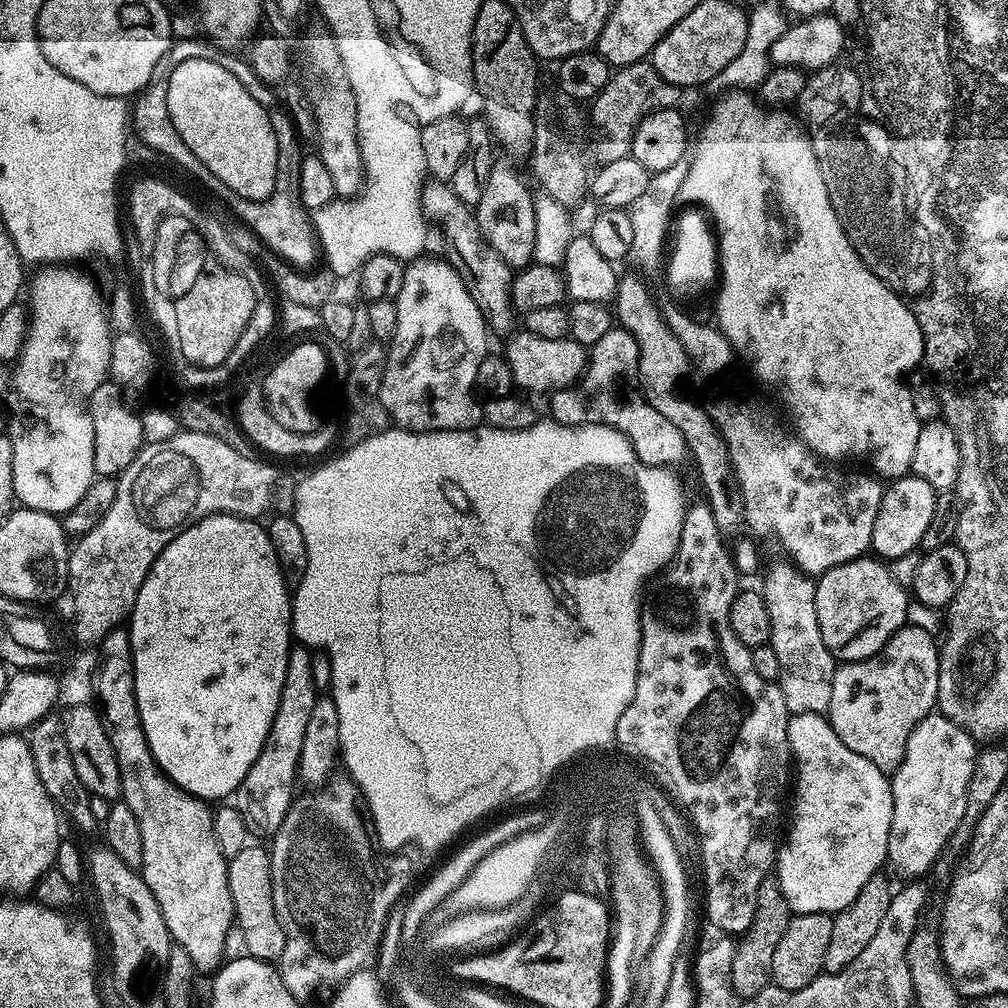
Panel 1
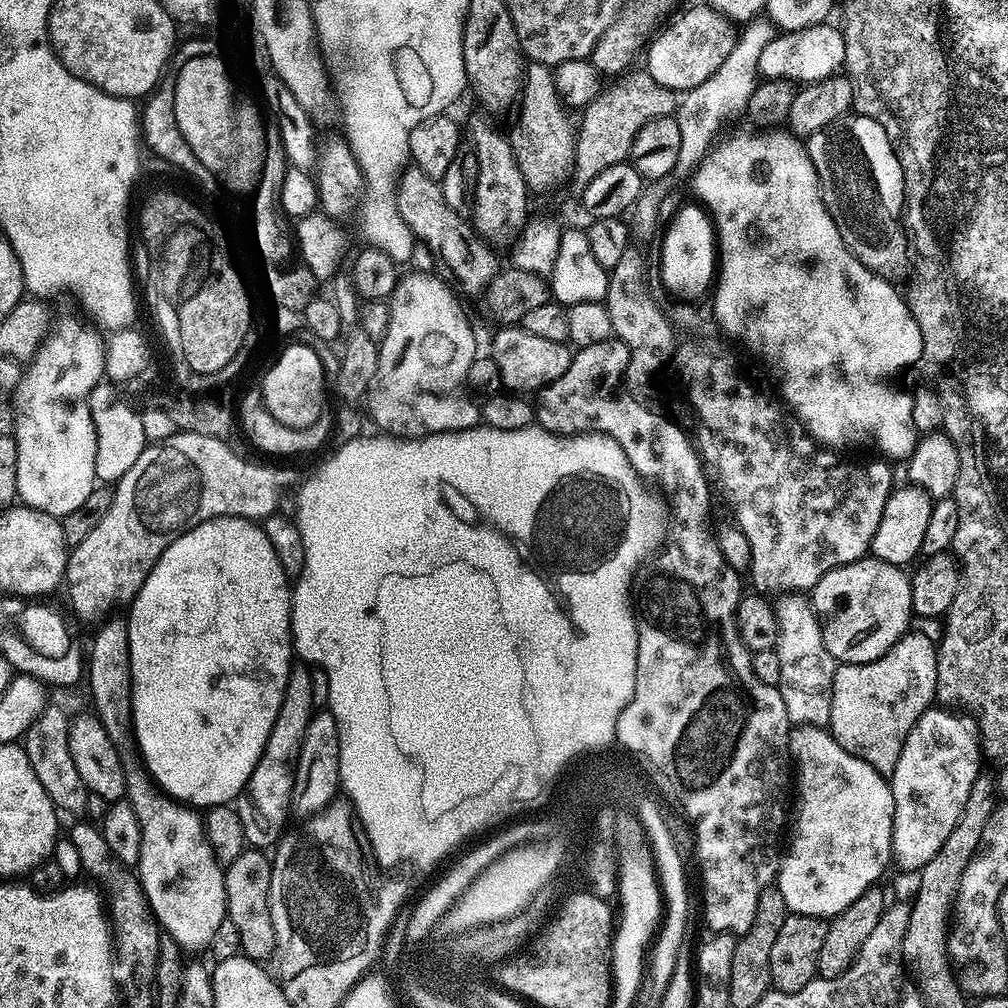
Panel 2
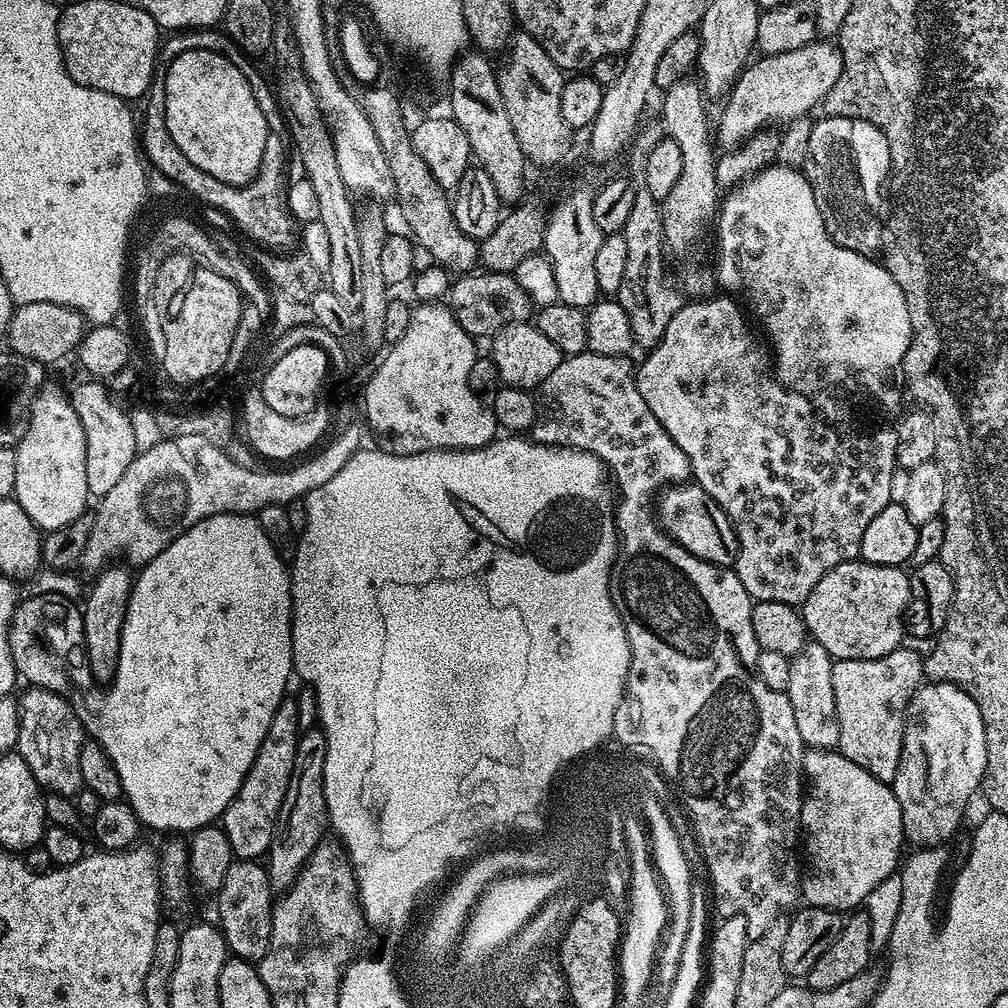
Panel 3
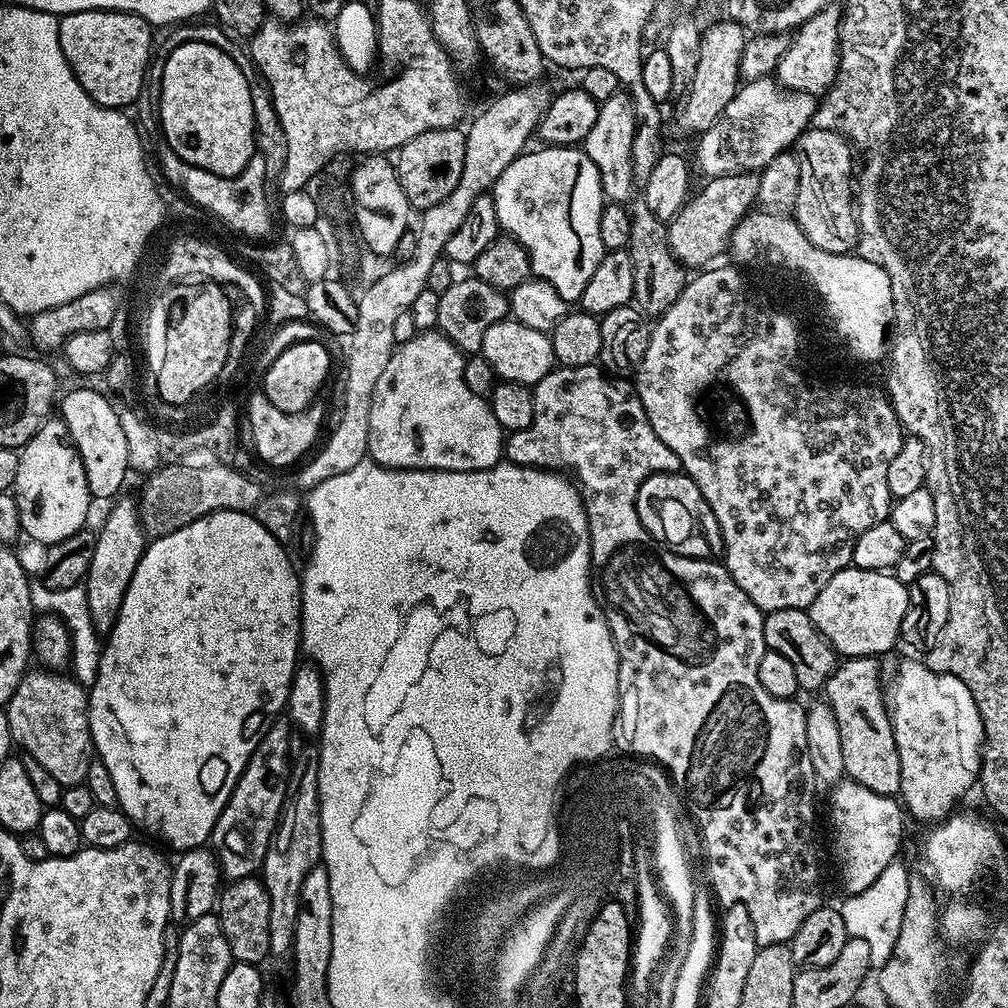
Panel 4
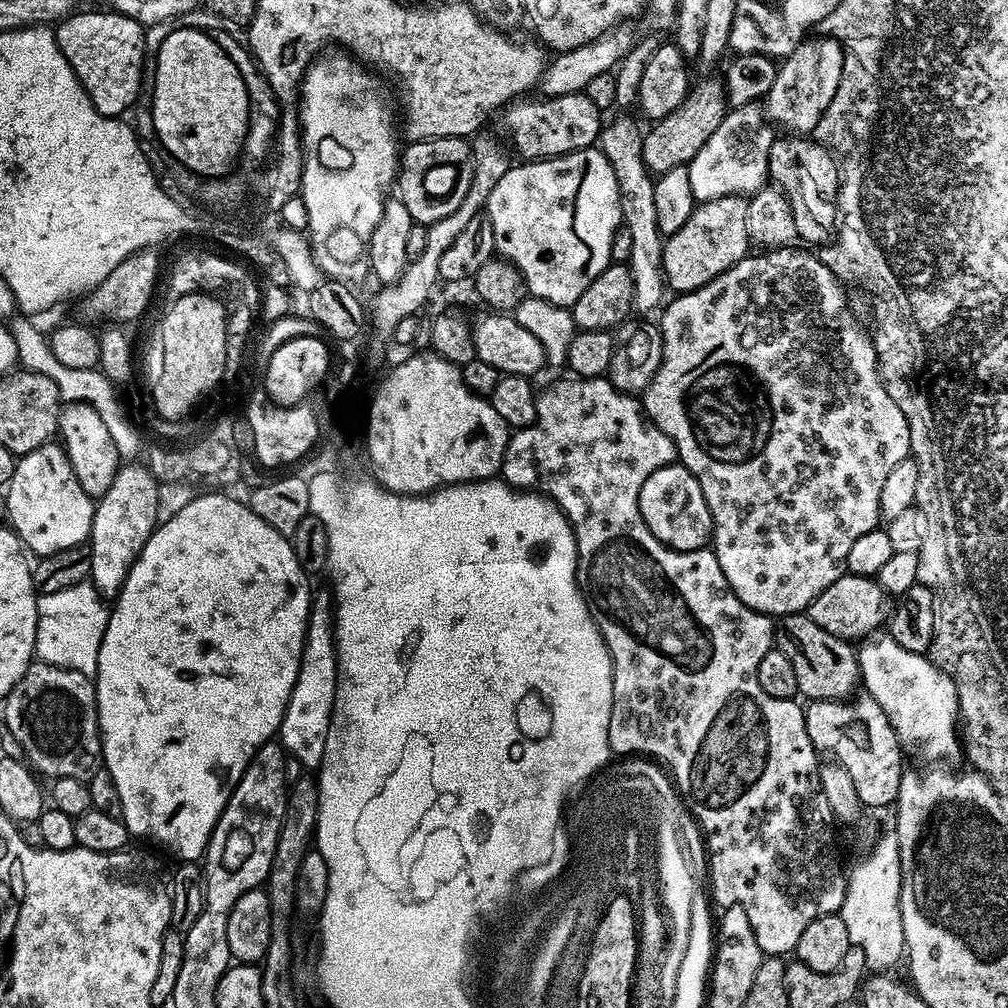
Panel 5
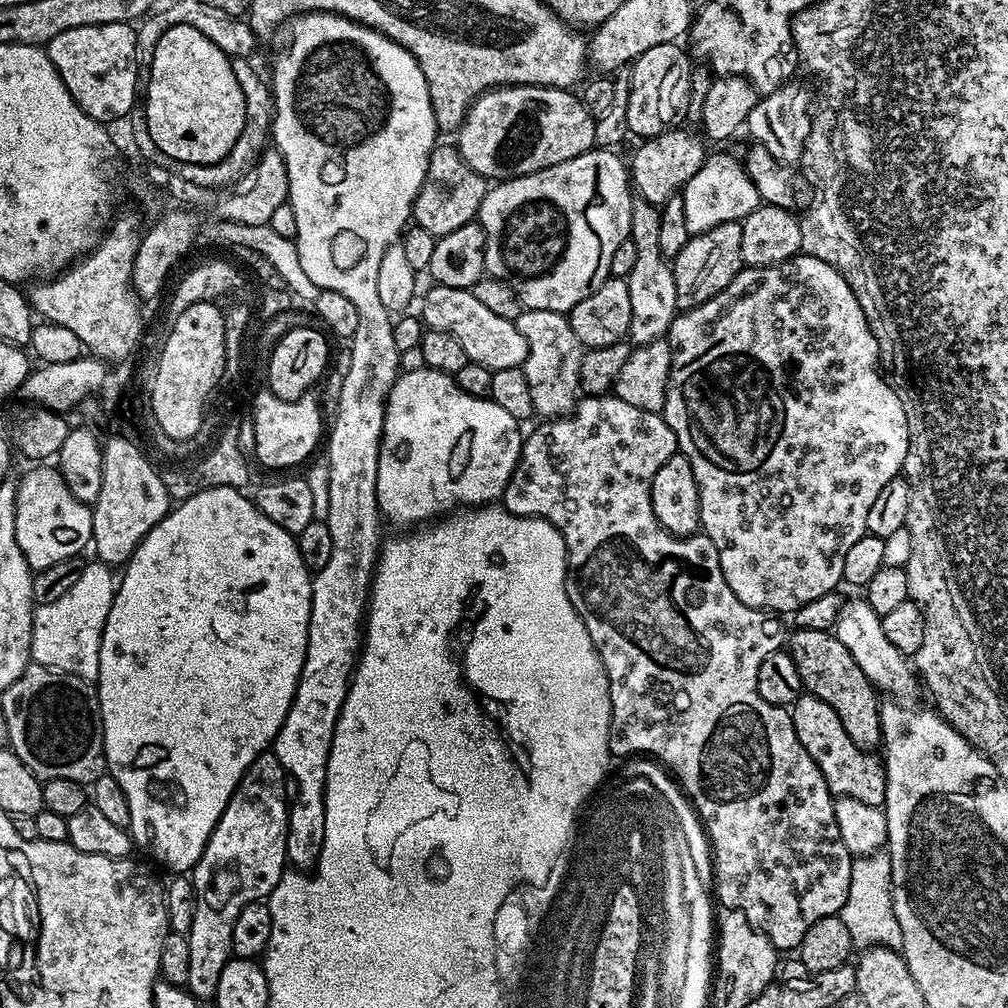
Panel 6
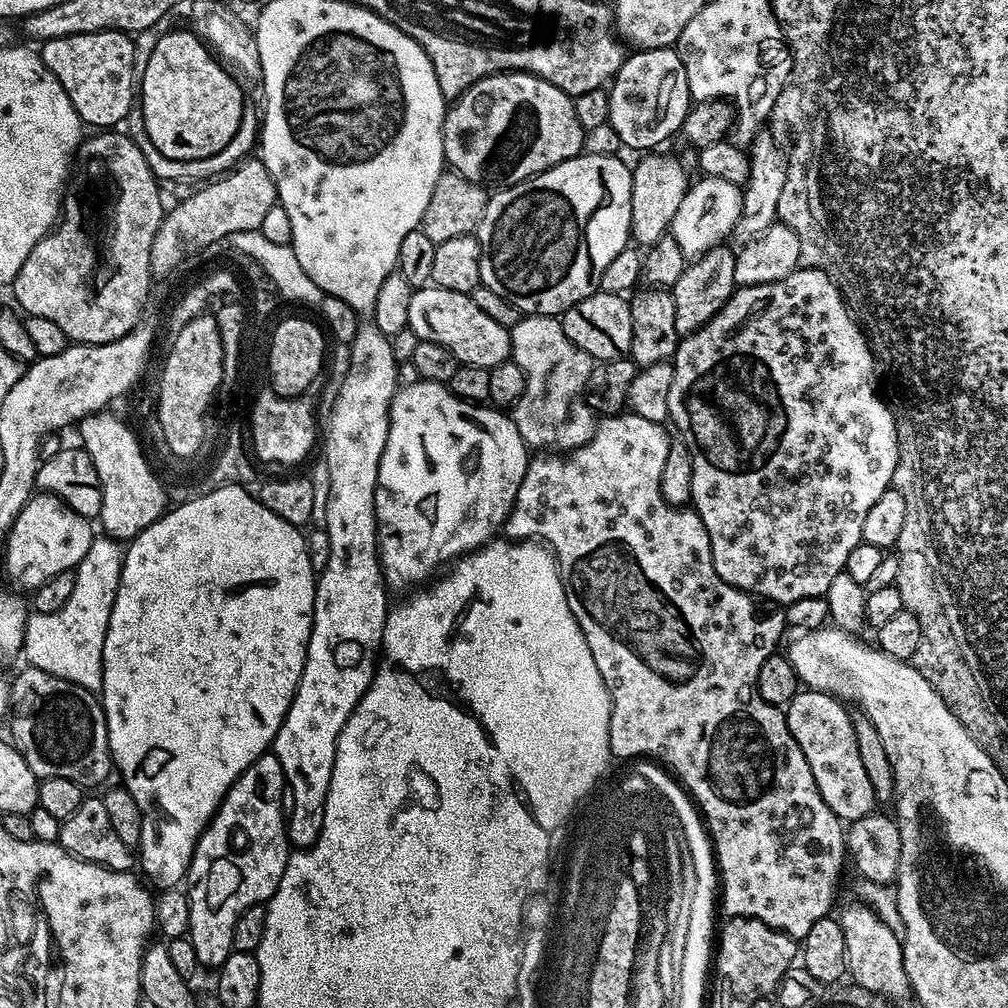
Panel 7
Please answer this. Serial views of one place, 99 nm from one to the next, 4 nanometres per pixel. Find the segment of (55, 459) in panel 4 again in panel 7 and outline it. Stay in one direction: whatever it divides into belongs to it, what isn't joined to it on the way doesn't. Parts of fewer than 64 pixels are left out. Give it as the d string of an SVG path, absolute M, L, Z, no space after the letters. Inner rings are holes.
M37 491L22 506L22 514L7 529L8 541L4 544L4 572L17 584L15 587L34 590L54 574L62 574L75 570L86 558L86 550L90 550L90 542L94 531L89 517L78 514L66 506L58 497L48 492Z

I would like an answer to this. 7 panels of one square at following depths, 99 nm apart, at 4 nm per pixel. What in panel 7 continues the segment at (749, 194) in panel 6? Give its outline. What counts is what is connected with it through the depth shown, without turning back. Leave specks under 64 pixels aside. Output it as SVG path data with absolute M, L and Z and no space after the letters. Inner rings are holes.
M703 175L699 179L683 196L670 229L671 236L678 242L686 258L698 257L706 250L719 247L729 239L738 218L741 217L744 202L743 189L739 185L713 176Z

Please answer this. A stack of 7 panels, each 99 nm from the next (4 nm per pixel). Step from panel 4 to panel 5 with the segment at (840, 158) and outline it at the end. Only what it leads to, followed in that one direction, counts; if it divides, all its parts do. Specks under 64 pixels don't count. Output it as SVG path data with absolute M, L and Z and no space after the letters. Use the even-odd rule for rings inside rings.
M792 134L784 139L788 140L773 139L770 146L768 174L771 183L779 188L788 199L788 205L794 214L797 237L801 241L804 239L803 243L808 246L827 245L833 239L838 228L836 210L837 161L828 149L815 139L805 138L800 134Z

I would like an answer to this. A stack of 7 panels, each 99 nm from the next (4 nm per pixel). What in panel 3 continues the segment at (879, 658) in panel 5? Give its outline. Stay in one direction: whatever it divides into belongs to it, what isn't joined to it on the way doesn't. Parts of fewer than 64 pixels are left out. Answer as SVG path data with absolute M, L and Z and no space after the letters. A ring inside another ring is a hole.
M940 681L928 682L917 688L915 694L912 695L911 701L907 706L904 720L903 748L902 754L899 756L898 773L892 783L892 789L895 797L898 798L899 809L902 810L902 822L905 839L910 843L914 843L917 847L935 847L939 843L950 837L959 826L964 812L972 798L972 796L981 791L984 783L984 771L986 770L986 734L984 733L984 723L982 722L982 714L978 710L978 706L967 691L957 684L942 683Z

